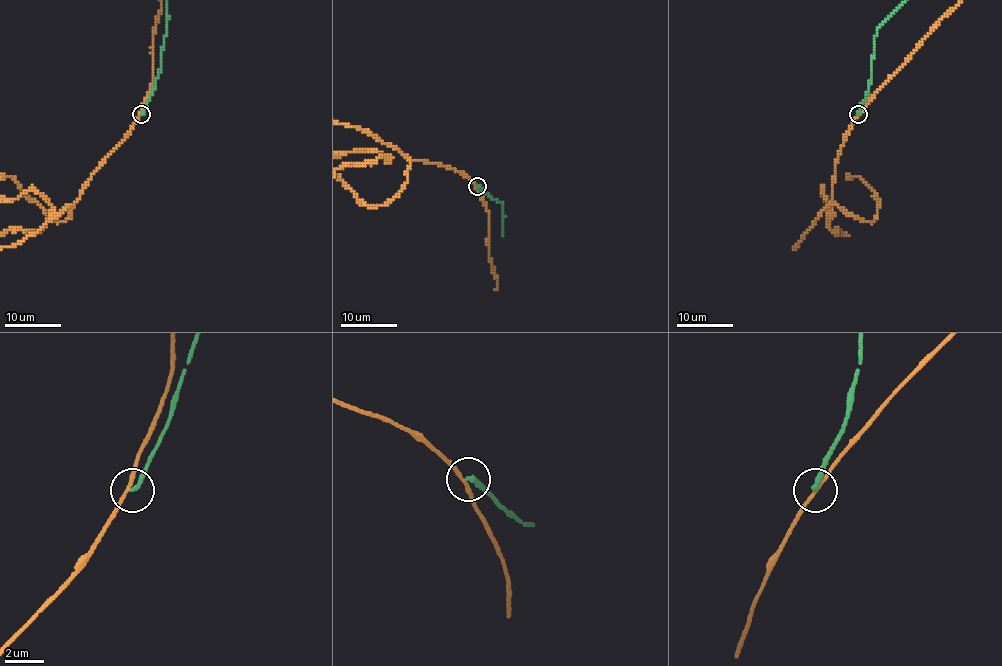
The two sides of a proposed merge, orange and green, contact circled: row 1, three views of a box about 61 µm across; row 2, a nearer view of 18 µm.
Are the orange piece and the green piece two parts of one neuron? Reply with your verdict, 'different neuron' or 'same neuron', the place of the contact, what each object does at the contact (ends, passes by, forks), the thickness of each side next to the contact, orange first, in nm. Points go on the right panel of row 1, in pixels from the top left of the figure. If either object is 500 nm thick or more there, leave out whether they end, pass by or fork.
different neuron; at (858, 114); orange passes by; green ends there; 170 nm thick on the orange side, 240 nm on the other

